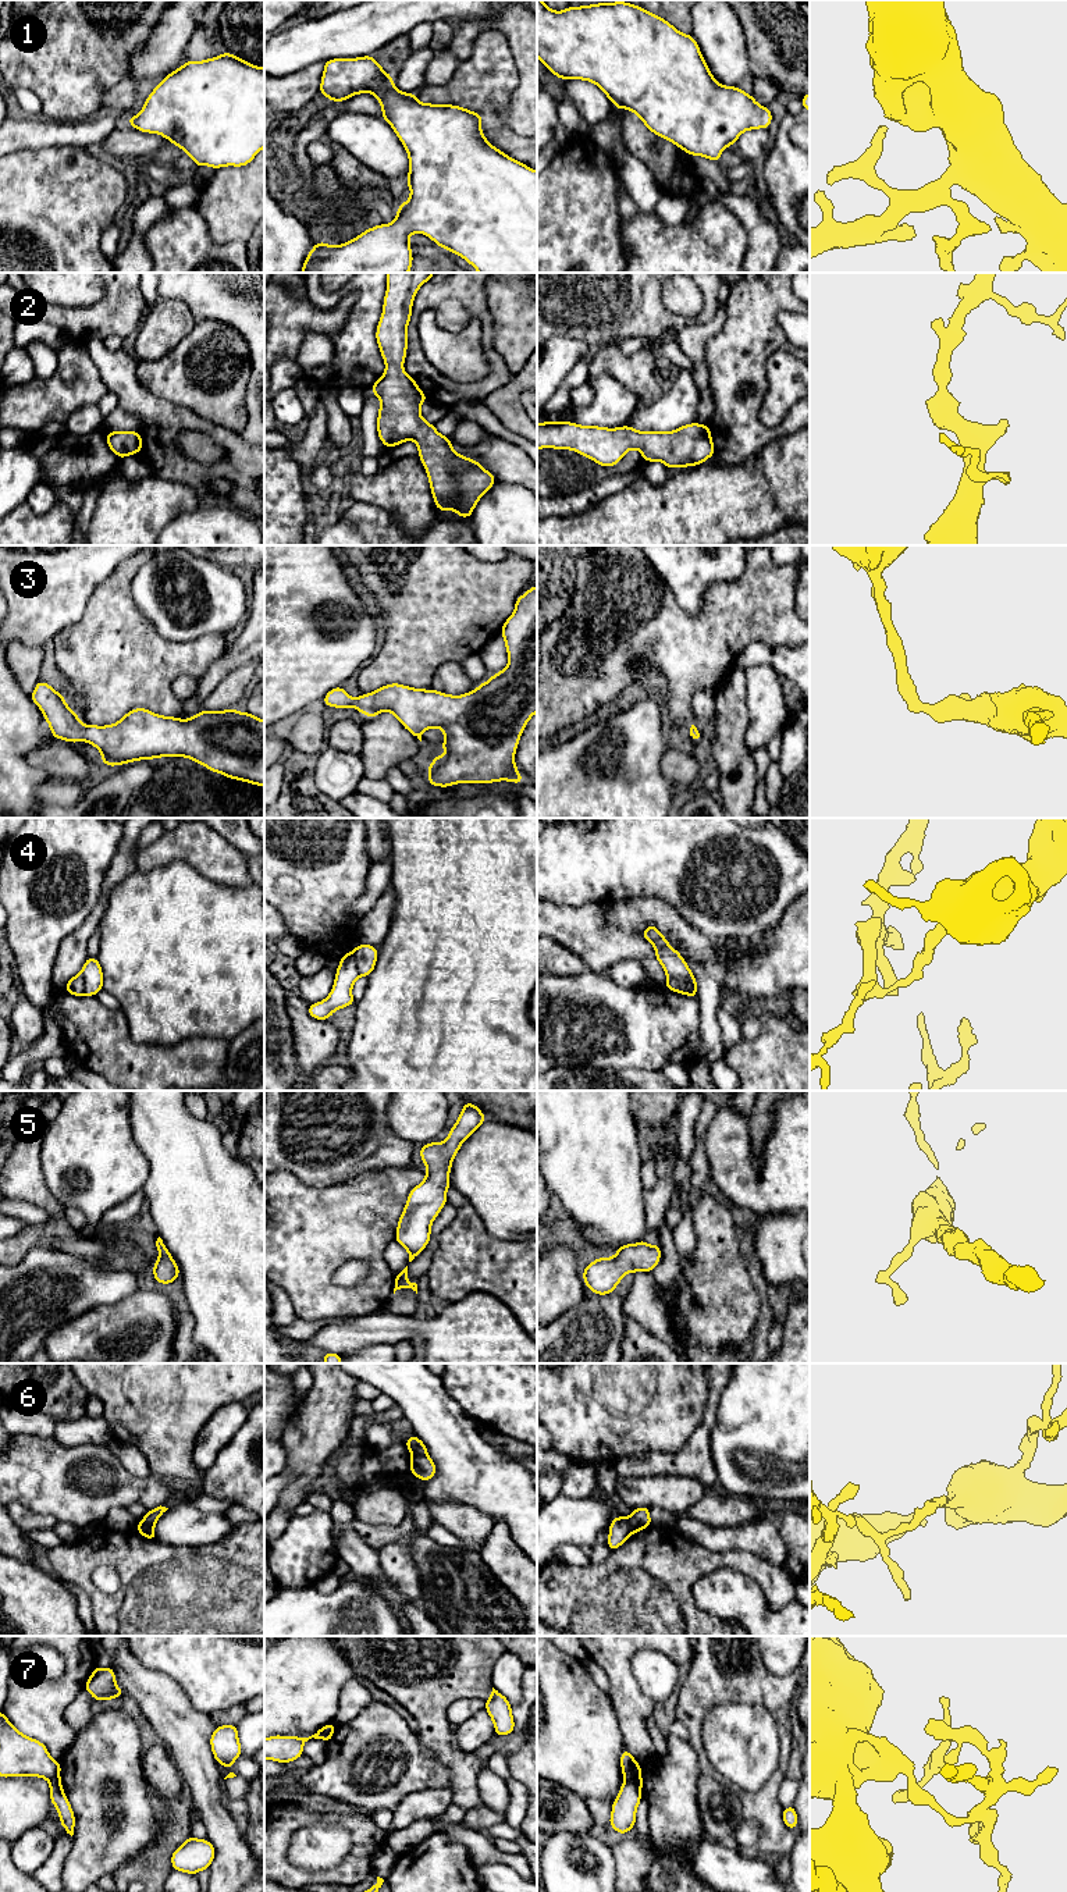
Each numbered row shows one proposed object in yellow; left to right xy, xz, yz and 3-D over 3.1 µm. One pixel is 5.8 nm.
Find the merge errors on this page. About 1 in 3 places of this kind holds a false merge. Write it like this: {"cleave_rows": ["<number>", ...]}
{"cleave_rows": ["4", "6", "7"]}

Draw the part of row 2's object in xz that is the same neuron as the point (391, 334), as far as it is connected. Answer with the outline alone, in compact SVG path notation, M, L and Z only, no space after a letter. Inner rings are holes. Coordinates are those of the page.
M387 273L387 294L376 331L385 371L370 391L380 398L377 431L381 442L390 449L415 441L434 505L442 512L452 509L459 518L472 518L480 498L495 484L495 476L477 460L459 455L451 438L422 417L420 406L428 396L403 371L413 299L434 274Z

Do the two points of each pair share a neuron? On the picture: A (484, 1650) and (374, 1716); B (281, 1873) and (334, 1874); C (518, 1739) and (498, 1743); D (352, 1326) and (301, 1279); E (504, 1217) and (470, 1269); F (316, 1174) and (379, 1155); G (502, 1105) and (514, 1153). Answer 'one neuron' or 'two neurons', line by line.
A: two neurons
B: one neuron
C: one neuron
D: two neurons
E: two neurons
F: one neuron
G: two neurons

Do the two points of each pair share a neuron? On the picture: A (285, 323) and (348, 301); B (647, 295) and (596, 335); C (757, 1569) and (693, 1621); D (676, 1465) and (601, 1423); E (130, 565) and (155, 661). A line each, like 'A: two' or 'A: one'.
A: one
B: one
C: one
D: two
E: one

